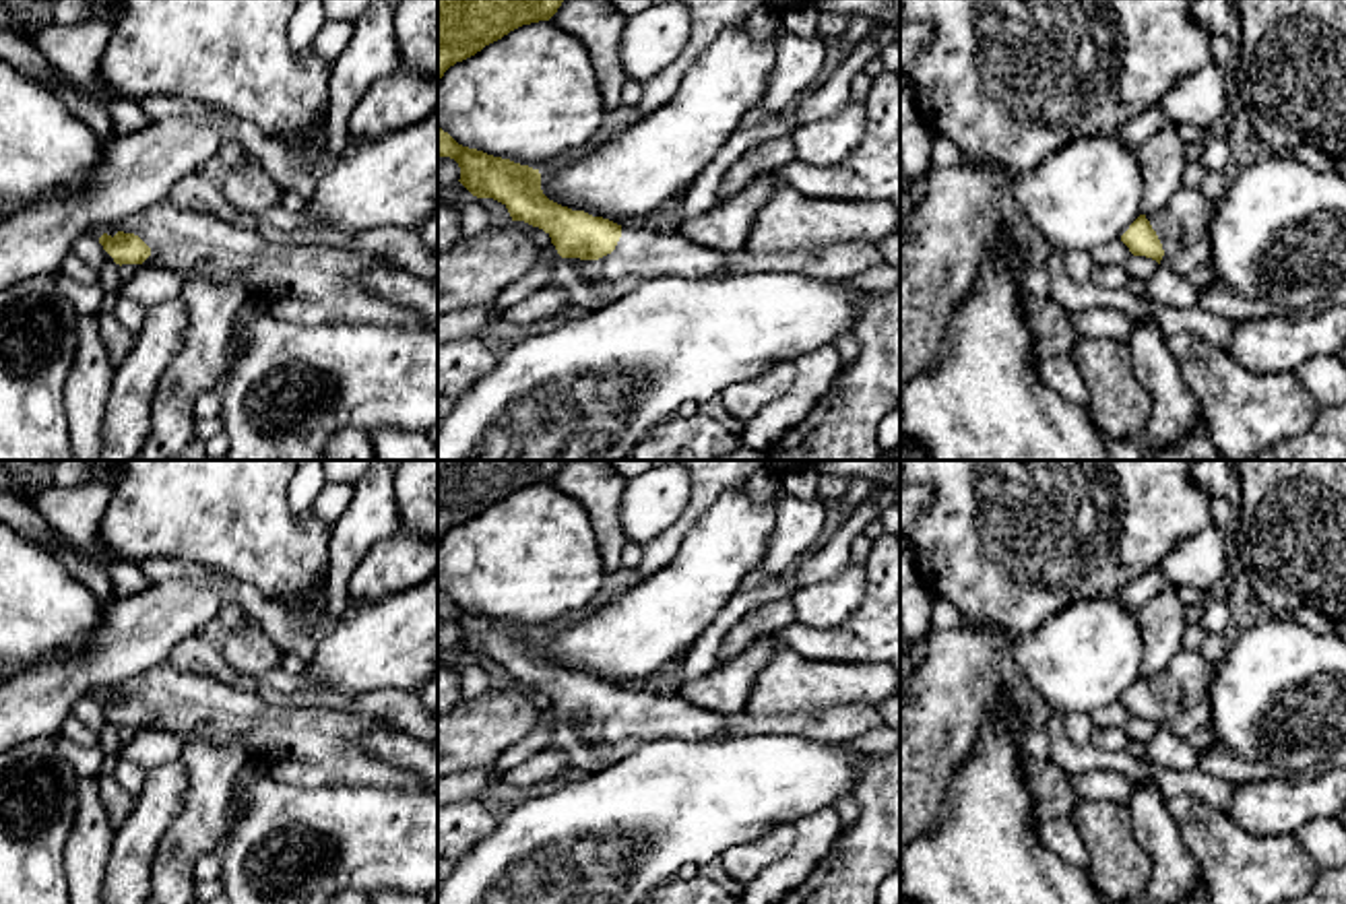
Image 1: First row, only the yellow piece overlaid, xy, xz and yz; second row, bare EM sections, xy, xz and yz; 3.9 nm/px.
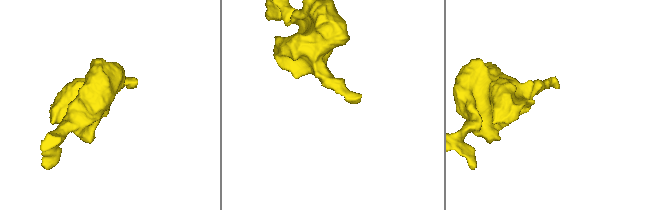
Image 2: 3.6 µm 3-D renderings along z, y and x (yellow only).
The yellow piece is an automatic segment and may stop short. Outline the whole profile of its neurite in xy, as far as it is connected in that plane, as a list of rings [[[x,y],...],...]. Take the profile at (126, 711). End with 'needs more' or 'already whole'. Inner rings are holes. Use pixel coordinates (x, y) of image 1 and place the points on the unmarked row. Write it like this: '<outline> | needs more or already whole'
[[[169,663],[157,665],[118,685],[99,687],[91,696],[103,708],[107,722],[120,729],[163,729],[178,735],[184,743],[200,731],[209,731],[219,743],[244,741],[248,760],[256,760],[260,770],[279,782],[306,788],[330,784],[380,786],[427,795],[417,778],[374,760],[361,747],[361,739],[372,729],[390,727],[376,716],[266,704],[256,691],[237,689],[204,673],[180,671]]] | needs more

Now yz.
[[[1181,650],[1164,671],[1140,677],[1121,704],[1133,718],[1156,722],[1181,739],[1208,724],[1208,689],[1214,679],[1214,665],[1199,652]]] | needs more

